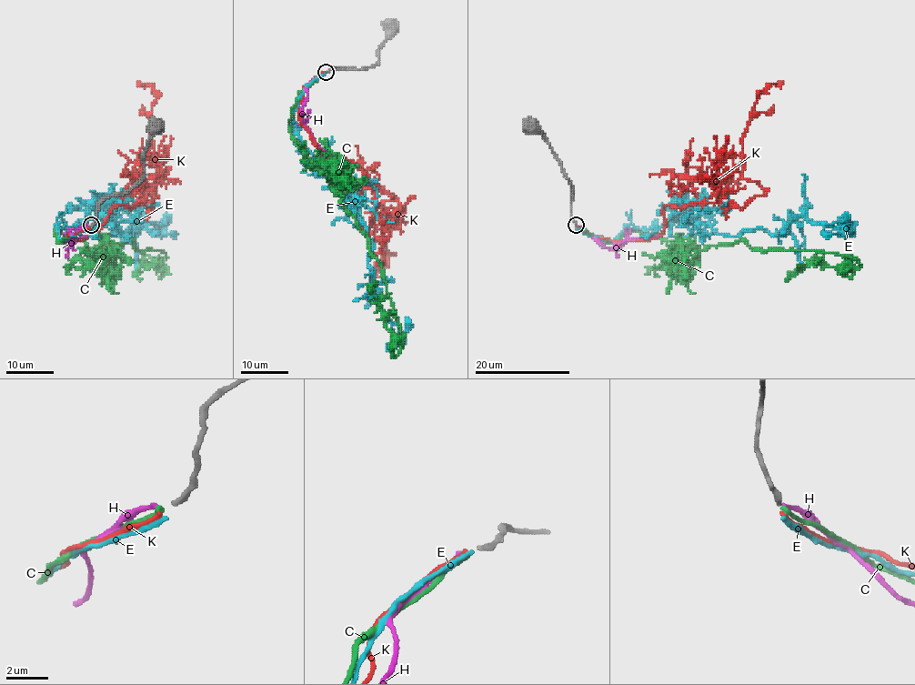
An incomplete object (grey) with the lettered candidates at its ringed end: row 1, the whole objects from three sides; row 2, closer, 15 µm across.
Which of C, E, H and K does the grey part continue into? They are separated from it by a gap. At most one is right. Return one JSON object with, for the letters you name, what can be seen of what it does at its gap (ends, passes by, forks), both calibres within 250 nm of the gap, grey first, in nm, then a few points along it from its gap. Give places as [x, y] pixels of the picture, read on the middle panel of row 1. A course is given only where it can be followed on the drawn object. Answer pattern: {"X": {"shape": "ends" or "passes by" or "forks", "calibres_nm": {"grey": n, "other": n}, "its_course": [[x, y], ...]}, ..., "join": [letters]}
{"C": {"shape": "ends", "calibres_nm": {"grey": 280, "other": 260}, "its_course": [[324, 73], [298, 94], [289, 132], [341, 195], [381, 266], [399, 328], [394, 356], [376, 282]]}, "join": ["C"]}

